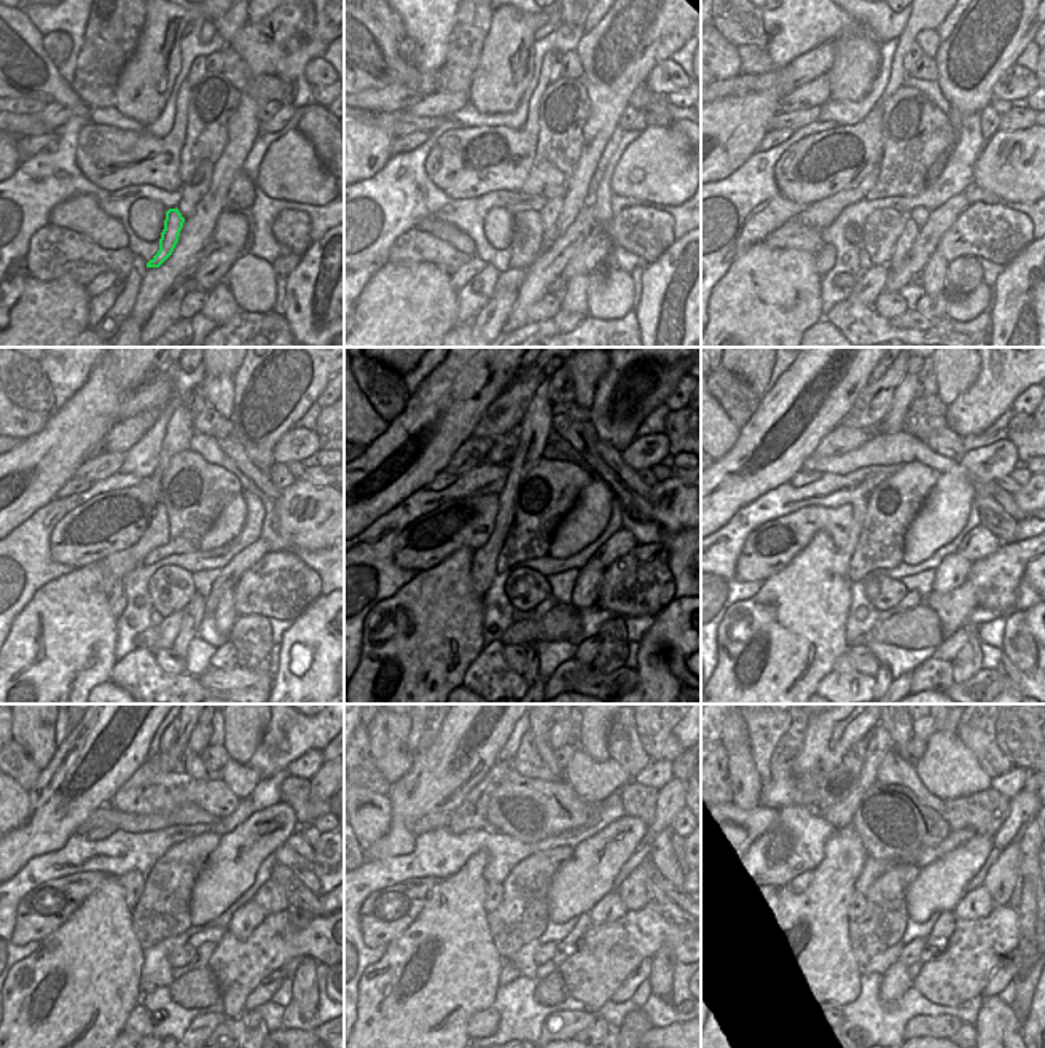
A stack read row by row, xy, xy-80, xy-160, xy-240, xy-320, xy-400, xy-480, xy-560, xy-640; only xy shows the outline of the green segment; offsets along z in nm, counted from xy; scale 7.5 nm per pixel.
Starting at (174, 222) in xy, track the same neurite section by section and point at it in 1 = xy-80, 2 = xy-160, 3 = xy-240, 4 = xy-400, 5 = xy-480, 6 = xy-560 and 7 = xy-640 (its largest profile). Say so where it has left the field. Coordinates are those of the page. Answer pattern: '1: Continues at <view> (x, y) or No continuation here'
1: Continues at xy-80 (526, 244)
2: Continues at xy-160 (880, 233)
3: Continues at xy-240 (171, 588)
4: Continues at xy-400 (881, 591)
5: Continues at xy-480 (183, 954)
6: Continues at xy-560 (545, 953)
7: Continues at xy-640 (910, 954)

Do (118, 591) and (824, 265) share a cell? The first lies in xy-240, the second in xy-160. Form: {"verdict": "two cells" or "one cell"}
{"verdict": "one cell"}

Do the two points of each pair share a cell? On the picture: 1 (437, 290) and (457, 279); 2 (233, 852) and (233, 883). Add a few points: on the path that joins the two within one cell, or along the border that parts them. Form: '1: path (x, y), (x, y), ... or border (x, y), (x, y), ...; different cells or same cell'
1: border (450, 276), (450, 285), (456, 292); different cells
2: path (233, 860), (233, 875); same cell

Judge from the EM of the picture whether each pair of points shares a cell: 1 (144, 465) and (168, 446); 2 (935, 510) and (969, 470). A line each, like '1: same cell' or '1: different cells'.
1: different cells
2: same cell

